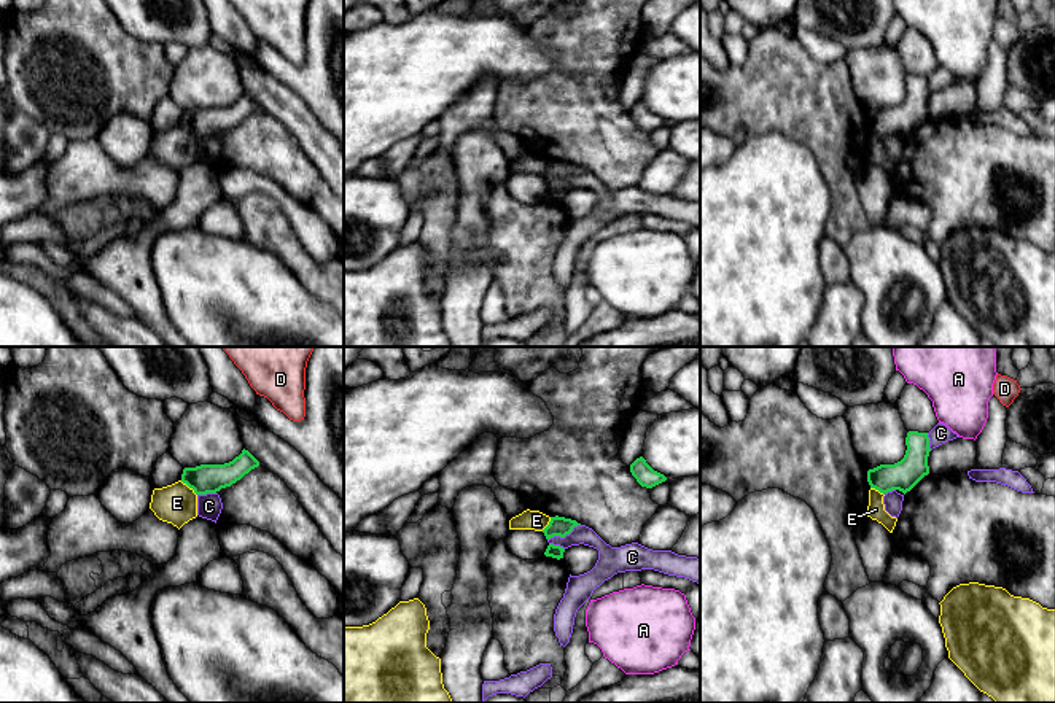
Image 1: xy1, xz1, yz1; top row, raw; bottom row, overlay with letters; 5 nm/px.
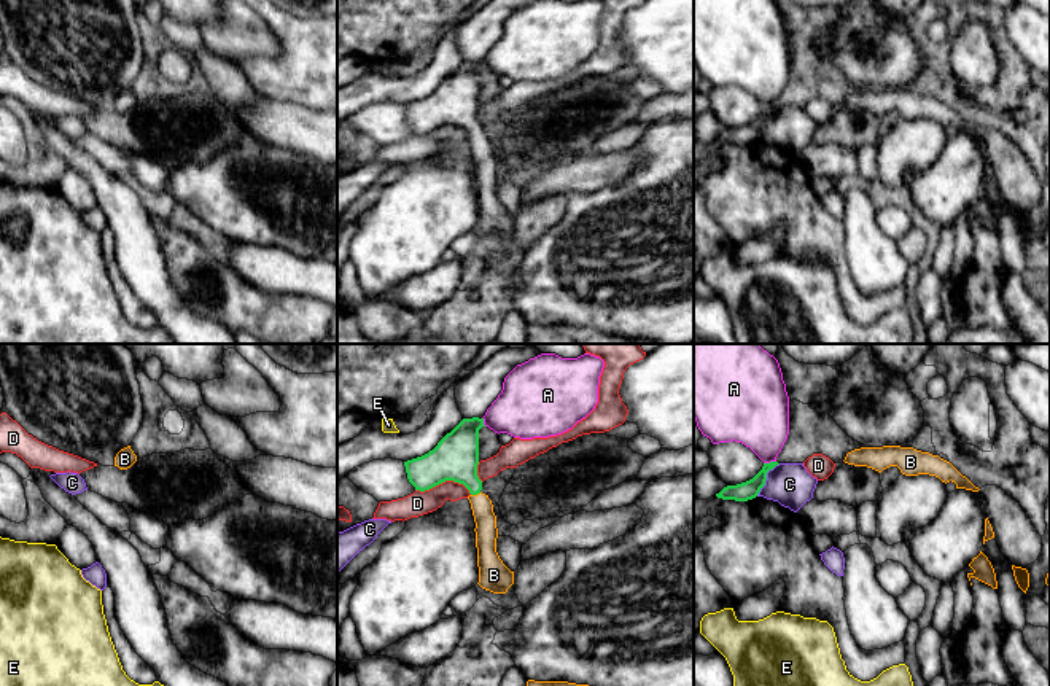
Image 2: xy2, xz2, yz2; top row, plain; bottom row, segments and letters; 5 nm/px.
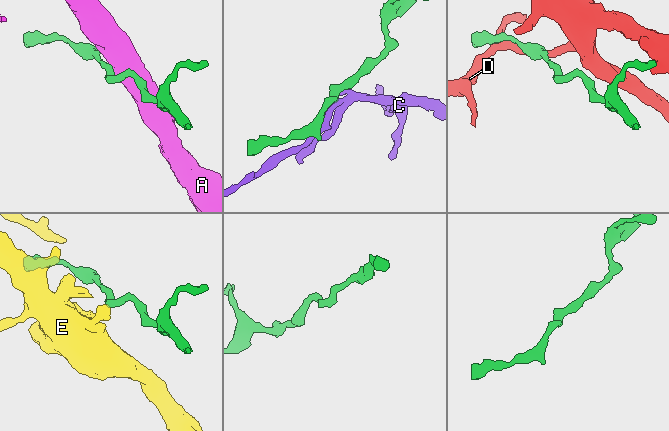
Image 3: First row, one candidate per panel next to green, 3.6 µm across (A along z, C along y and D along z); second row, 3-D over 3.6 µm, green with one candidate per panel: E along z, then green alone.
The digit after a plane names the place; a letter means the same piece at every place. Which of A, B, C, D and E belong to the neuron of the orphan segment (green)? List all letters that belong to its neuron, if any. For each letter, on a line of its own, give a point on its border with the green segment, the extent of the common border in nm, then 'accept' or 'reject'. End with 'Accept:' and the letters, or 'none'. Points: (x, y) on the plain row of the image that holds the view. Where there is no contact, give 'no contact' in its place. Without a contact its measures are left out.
A: contact yz2 (770, 105); length 70 nm; reject
B: contact xz2 (476, 137); length 60 nm; accept
C: contact yz2 (766, 121); length 200 nm; reject
D: contact xz2 (444, 124); length 280 nm; reject
E: contact xy1 (190, 131); length 120 nm; reject
Accept: B

